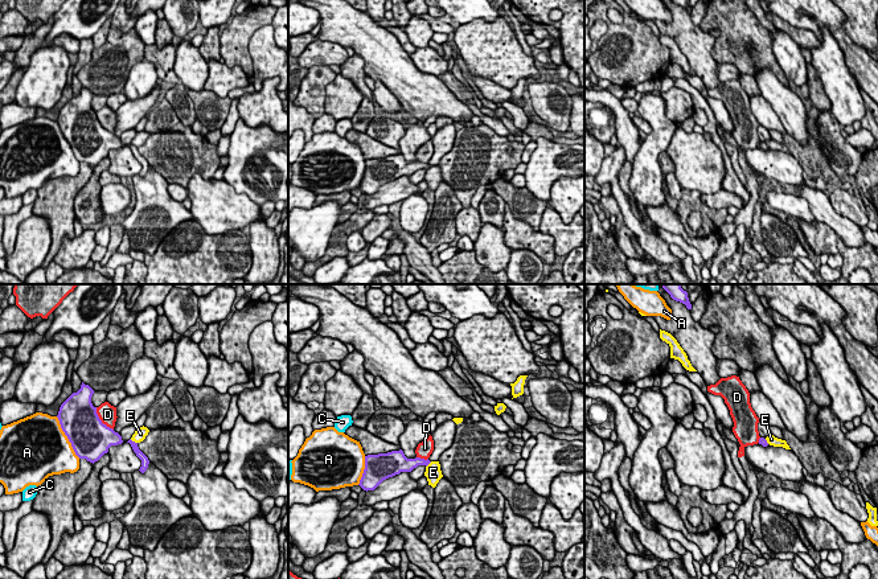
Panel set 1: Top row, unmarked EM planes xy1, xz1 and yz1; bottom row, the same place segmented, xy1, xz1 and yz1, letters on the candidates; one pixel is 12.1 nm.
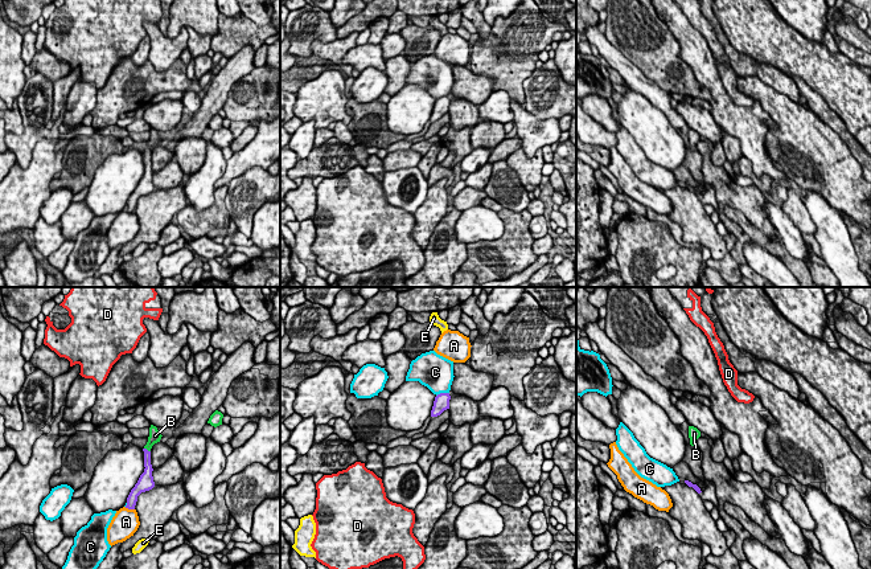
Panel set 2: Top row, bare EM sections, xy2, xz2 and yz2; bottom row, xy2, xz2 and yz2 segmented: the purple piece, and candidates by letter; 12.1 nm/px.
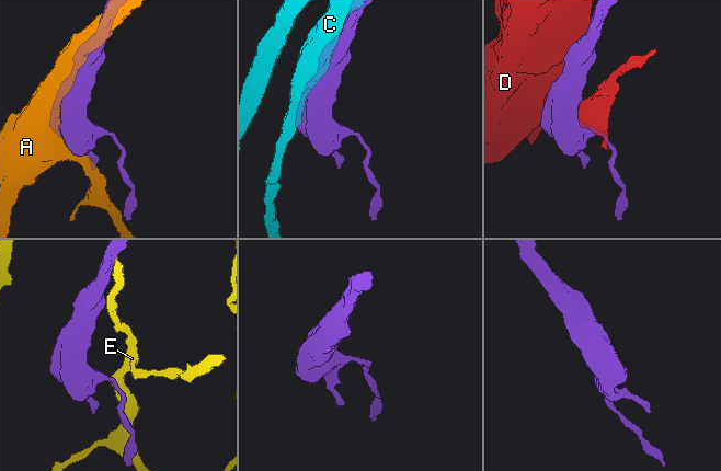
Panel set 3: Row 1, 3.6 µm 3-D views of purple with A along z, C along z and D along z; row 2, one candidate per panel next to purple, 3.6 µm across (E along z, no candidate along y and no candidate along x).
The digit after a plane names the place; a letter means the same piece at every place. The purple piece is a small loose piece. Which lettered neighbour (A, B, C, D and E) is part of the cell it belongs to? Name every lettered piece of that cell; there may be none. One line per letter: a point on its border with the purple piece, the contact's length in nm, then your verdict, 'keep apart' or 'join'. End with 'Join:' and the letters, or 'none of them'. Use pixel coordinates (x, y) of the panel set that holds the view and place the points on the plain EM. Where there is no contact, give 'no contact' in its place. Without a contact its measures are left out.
A: xy1 (68, 142) | 600 nm | keep apart
B: xy2 (146, 152) | 100 nm | join
C: xz2 (442, 97) | 170 nm | keep apart
D: xy1 (101, 124) | 360 nm | keep apart
E: xy1 (134, 146) | 110 nm | keep apart
Join: B

